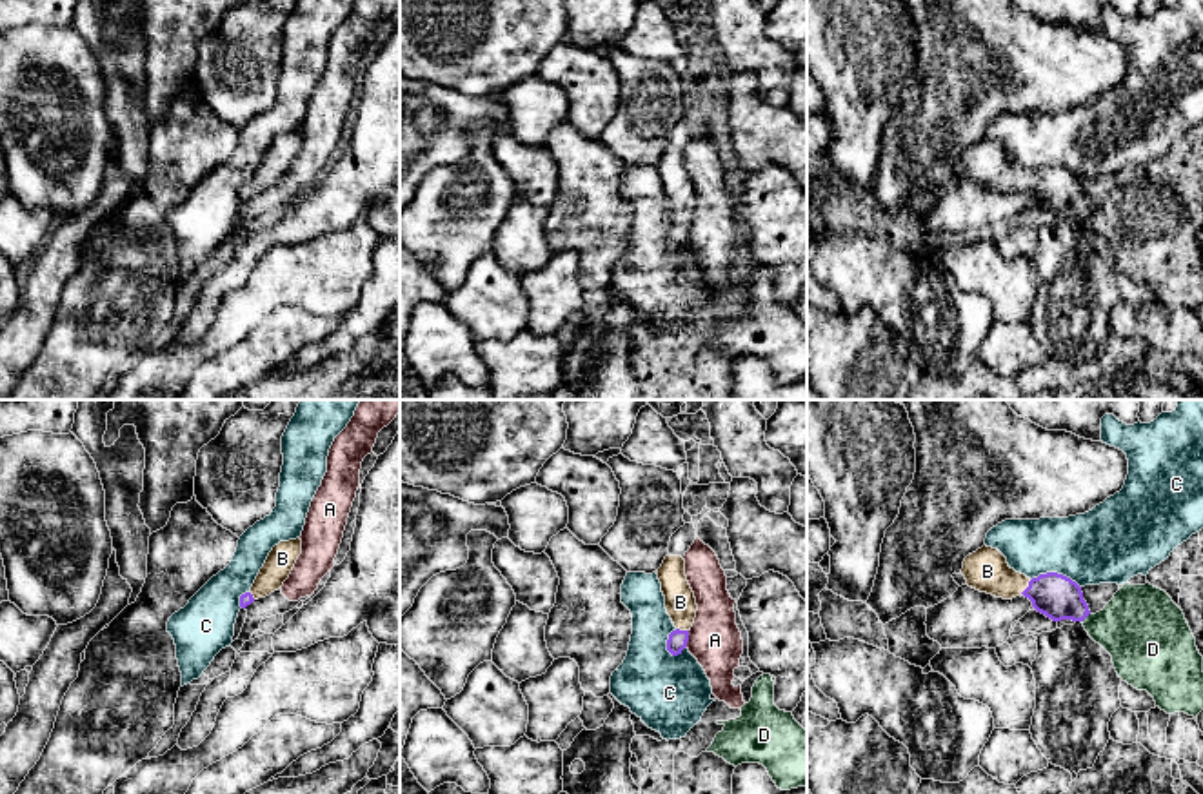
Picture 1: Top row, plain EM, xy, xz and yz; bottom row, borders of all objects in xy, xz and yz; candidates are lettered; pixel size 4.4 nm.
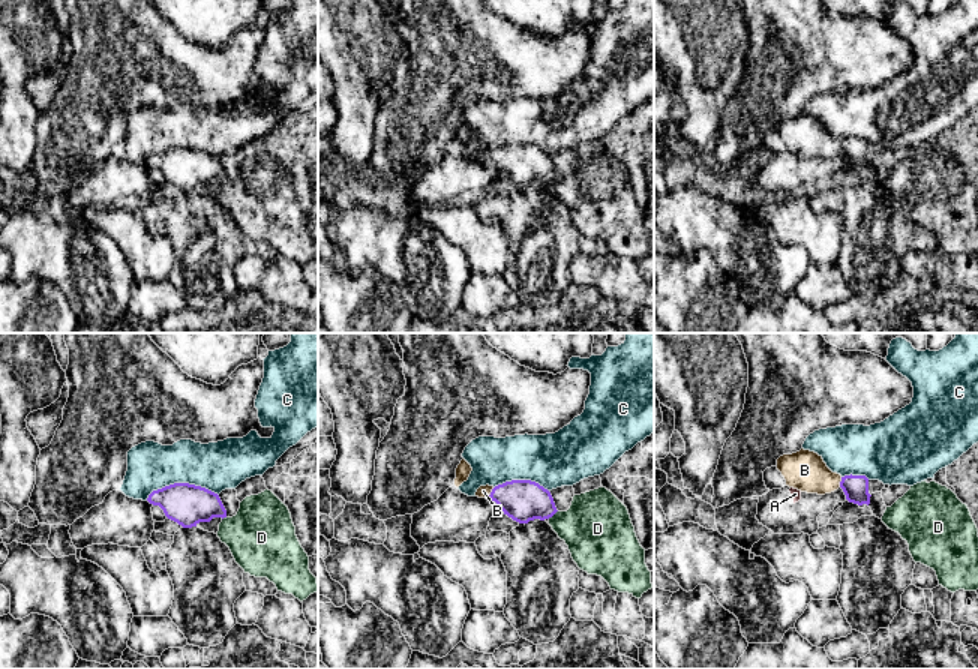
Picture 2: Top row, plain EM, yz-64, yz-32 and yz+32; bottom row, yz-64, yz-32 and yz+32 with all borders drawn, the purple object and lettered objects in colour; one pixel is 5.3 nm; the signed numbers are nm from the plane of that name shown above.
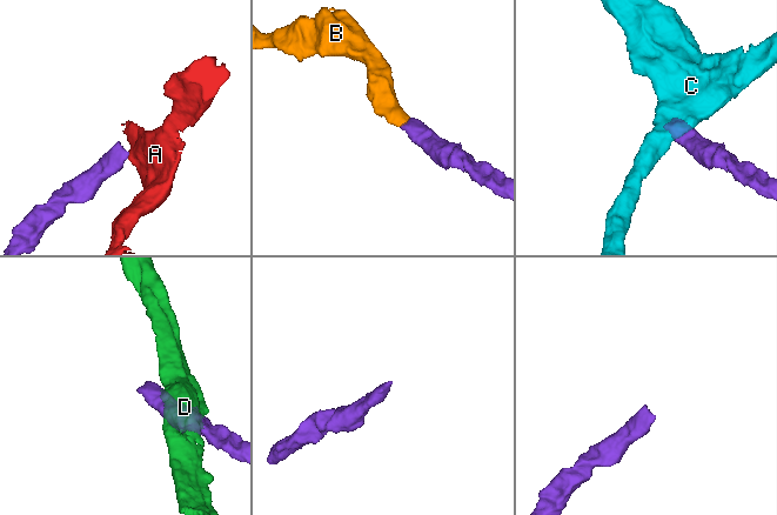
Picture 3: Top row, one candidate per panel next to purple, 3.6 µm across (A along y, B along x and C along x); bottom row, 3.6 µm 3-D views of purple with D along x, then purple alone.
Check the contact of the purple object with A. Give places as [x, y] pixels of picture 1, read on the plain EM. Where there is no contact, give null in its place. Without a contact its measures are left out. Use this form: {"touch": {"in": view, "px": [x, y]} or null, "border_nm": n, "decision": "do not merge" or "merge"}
{"touch": {"in": "xz", "px": [687, 231]}, "border_nm": 70, "decision": "do not merge"}

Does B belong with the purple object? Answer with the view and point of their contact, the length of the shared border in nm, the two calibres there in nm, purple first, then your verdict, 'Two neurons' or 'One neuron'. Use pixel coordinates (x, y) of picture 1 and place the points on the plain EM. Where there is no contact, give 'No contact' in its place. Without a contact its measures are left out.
Touches purple at yz (1027, 180). Shared border 80 nm. Thickness 200 nm (purple) against 190 nm. One neuron

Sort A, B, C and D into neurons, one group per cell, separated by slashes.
A / B / C / D

